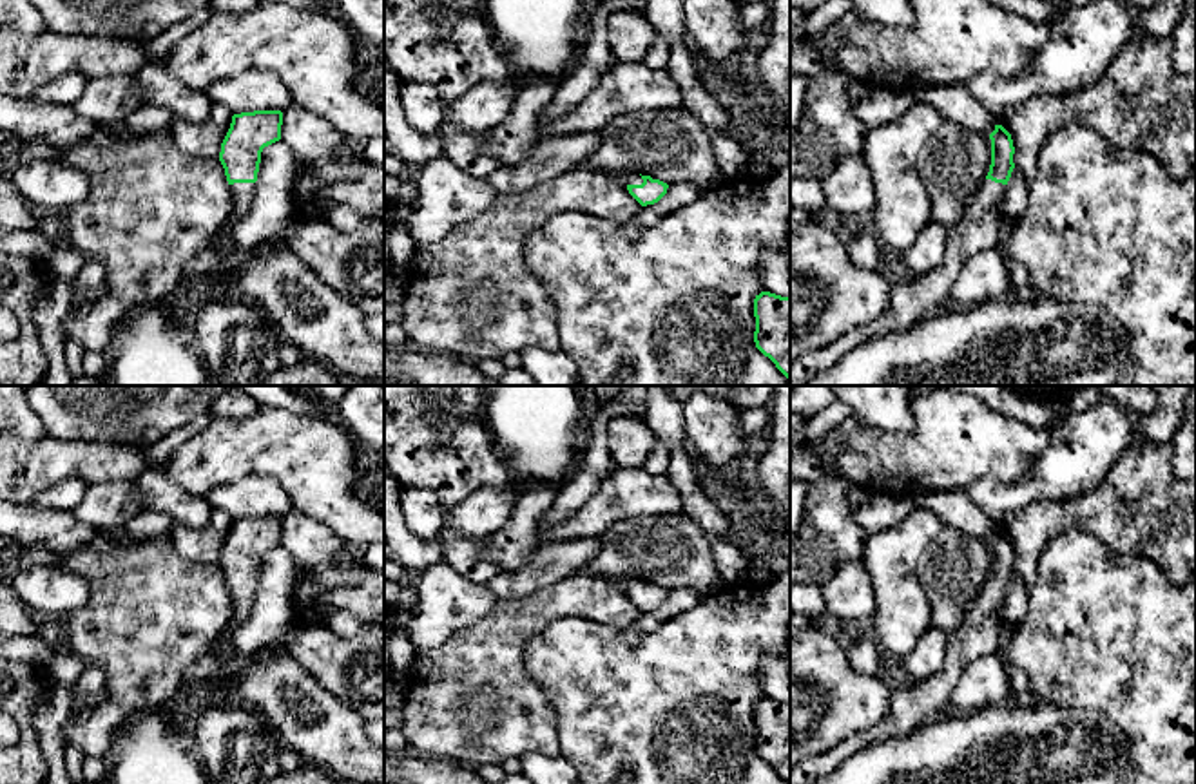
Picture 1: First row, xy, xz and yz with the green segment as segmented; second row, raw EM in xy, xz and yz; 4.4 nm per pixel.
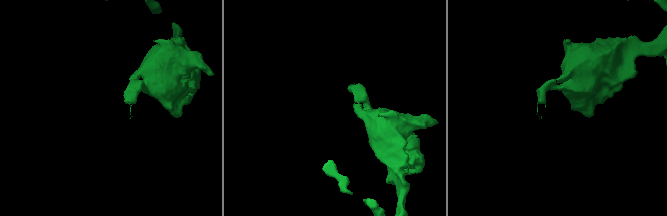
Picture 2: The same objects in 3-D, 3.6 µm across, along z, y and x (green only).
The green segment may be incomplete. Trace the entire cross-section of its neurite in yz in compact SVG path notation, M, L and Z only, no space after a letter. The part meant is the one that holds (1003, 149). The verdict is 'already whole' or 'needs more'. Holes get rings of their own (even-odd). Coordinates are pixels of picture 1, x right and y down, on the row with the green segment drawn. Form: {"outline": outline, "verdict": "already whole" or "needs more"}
{"outline": "M995 125L989 139L989 172L980 190L971 197L962 223L948 232L942 263L917 281L893 277L890 306L884 313L873 322L846 331L830 346L805 353L790 362L790 386L799 386L814 375L826 371L848 351L863 346L870 339L904 331L915 322L946 308L950 290L964 261L977 252L1002 244L1008 232L1004 226L1002 201L1006 185L1015 168L1015 147L1011 134L1002 125Z", "verdict": "needs more"}

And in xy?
{"outline": "M254 110L232 116L219 152L219 161L232 192L232 215L248 210L261 152L281 139L281 125L281 110Z", "verdict": "needs more"}

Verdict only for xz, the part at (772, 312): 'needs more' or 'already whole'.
already whole

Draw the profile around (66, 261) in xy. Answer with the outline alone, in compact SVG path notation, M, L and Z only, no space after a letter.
M63 244L54 248L47 264L53 273L65 277L67 281L72 281L78 277L85 263L87 257L80 250Z

